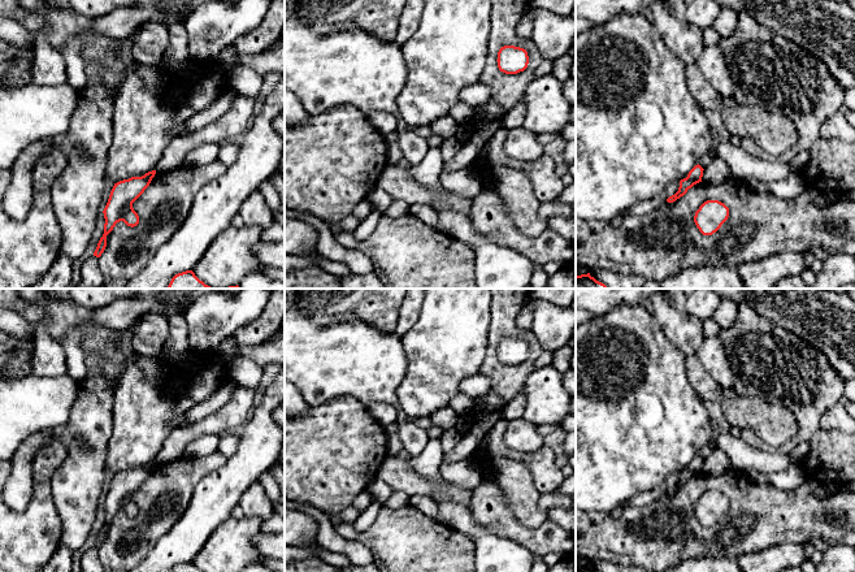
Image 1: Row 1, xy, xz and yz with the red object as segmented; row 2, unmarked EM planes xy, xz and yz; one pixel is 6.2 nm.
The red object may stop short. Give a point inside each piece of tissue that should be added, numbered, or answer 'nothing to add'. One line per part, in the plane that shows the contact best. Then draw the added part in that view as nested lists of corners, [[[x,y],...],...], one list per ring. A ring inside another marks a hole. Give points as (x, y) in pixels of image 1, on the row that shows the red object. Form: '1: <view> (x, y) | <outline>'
nothing to add

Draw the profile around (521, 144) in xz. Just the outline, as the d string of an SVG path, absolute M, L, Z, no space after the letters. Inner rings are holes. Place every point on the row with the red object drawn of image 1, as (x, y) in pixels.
M524 127L509 129L503 148L507 156L521 161L534 161L543 156L543 144Z

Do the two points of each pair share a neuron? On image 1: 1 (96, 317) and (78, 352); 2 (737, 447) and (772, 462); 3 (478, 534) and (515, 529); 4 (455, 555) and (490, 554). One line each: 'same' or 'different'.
1: same
2: same
3: different
4: different

